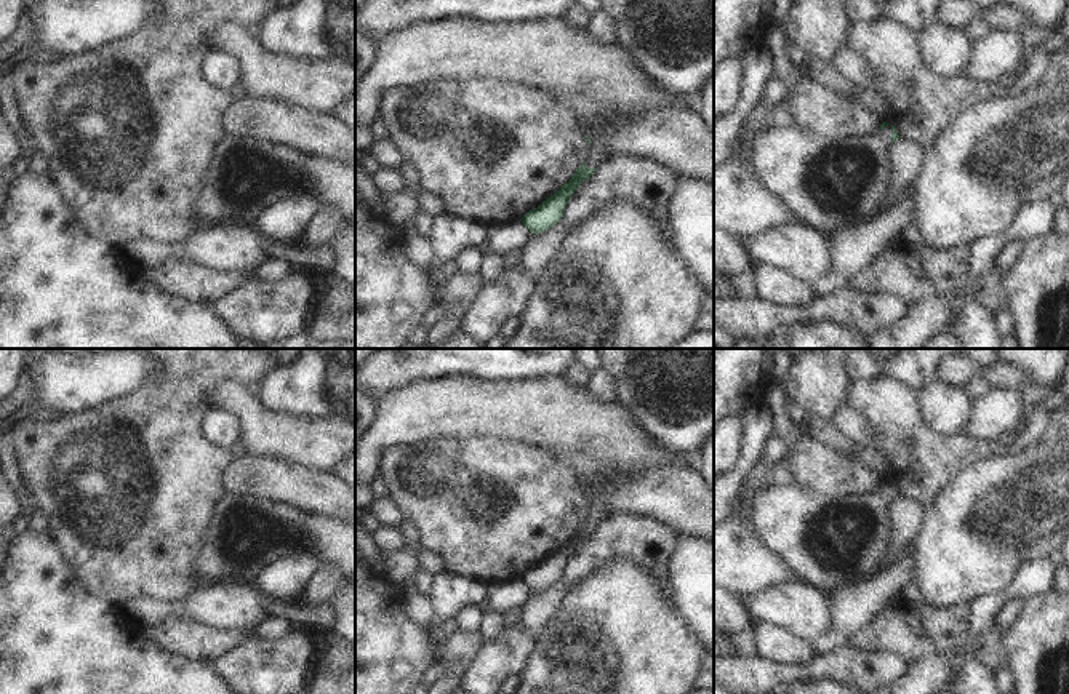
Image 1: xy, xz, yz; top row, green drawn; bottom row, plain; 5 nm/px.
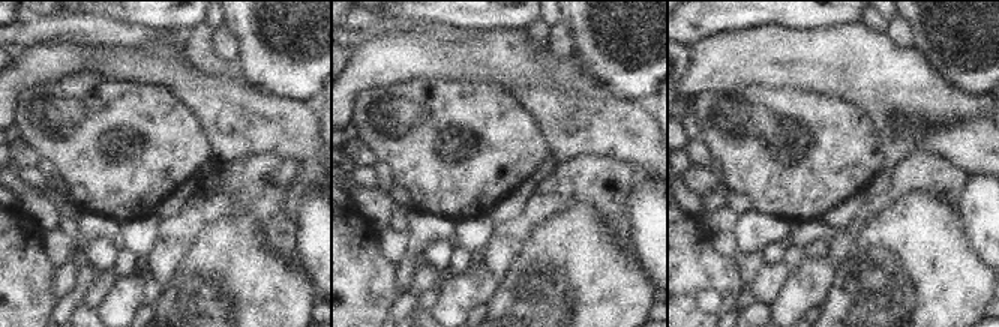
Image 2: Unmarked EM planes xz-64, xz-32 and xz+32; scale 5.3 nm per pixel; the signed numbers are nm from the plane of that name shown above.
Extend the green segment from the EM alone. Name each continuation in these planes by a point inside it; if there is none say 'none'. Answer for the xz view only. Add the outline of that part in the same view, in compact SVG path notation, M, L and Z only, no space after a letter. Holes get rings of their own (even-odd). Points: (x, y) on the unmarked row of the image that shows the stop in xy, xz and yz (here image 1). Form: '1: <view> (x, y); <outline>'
1: xz (594, 515); M589 504L589 512L586 517L586 526L597 526L602 520L603 520L602 510L597 505Z

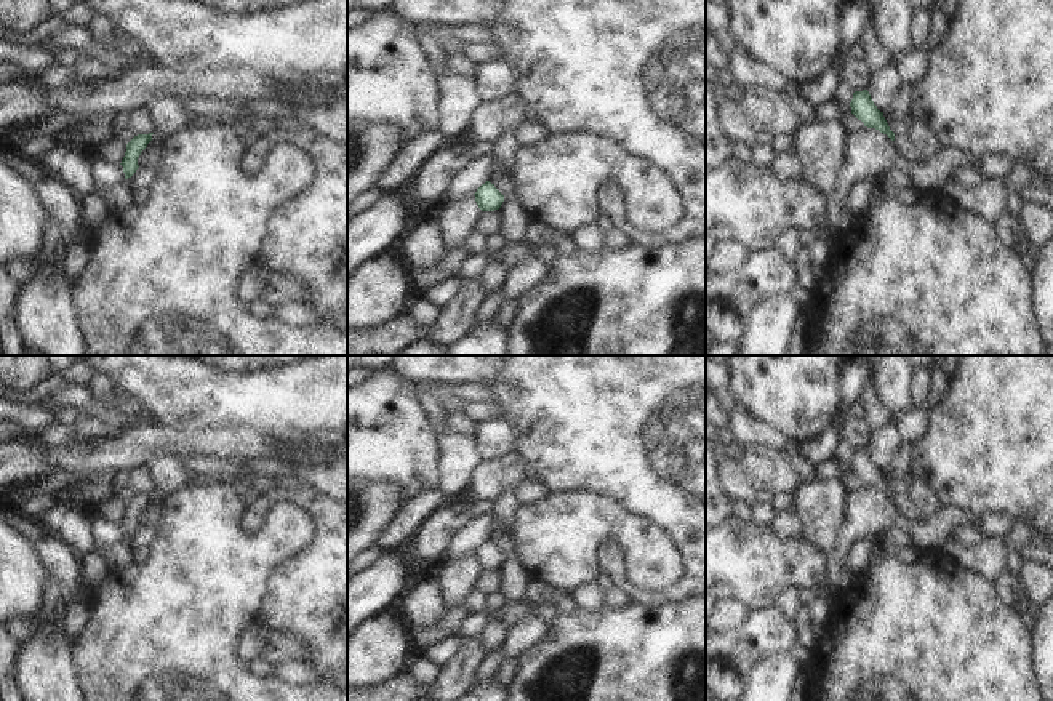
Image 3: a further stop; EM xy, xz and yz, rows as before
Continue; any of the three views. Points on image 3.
none

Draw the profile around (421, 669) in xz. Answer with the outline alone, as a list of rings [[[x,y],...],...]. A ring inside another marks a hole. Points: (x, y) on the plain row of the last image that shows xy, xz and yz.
[[[413,656],[405,672],[418,683],[429,687],[440,674],[442,666],[430,663],[426,656]]]

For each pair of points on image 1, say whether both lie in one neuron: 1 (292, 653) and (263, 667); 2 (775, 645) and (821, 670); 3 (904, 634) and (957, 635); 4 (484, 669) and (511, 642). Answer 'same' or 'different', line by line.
1: same
2: different
3: same
4: same

